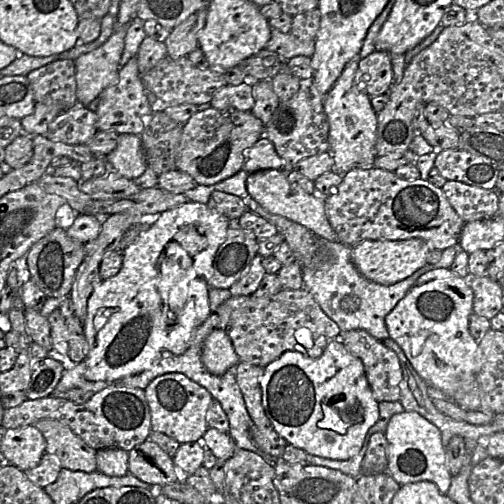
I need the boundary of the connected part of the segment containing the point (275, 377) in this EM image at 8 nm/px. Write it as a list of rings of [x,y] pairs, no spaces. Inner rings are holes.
[[[340,338],[331,340],[317,358],[296,351],[284,352],[264,368],[260,385],[263,409],[272,428],[288,444],[308,455],[333,460],[355,456],[362,448],[368,430],[379,419],[379,402],[374,398],[364,365],[346,349]],[[322,404],[328,404],[346,422],[350,422],[349,412],[357,407],[363,408],[364,416],[345,434],[339,434],[318,427],[317,422],[323,417]]]

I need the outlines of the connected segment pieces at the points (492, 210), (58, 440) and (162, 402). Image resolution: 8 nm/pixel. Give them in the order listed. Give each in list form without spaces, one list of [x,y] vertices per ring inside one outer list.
[[[447,180],[441,189],[465,223],[499,214],[500,192],[496,189],[483,189],[453,180]]]
[[[44,419],[35,427],[46,441],[46,453],[58,458],[63,468],[91,473],[97,470],[97,450],[90,447],[65,424],[57,420]]]
[[[168,373],[155,378],[145,389],[151,415],[151,431],[161,432],[178,443],[202,442],[208,429],[206,412],[213,398],[202,386],[181,373]]]

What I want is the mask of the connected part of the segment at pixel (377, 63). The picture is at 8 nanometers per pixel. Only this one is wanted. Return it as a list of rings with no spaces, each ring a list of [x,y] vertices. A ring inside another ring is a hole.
[[[375,50],[358,61],[356,85],[370,97],[387,94],[393,85],[390,55]]]

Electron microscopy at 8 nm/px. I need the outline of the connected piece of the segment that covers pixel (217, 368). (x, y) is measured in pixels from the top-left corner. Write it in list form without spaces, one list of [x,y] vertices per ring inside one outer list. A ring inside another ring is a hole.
[[[213,330],[206,338],[202,350],[202,362],[214,375],[223,375],[240,361],[227,332]]]

